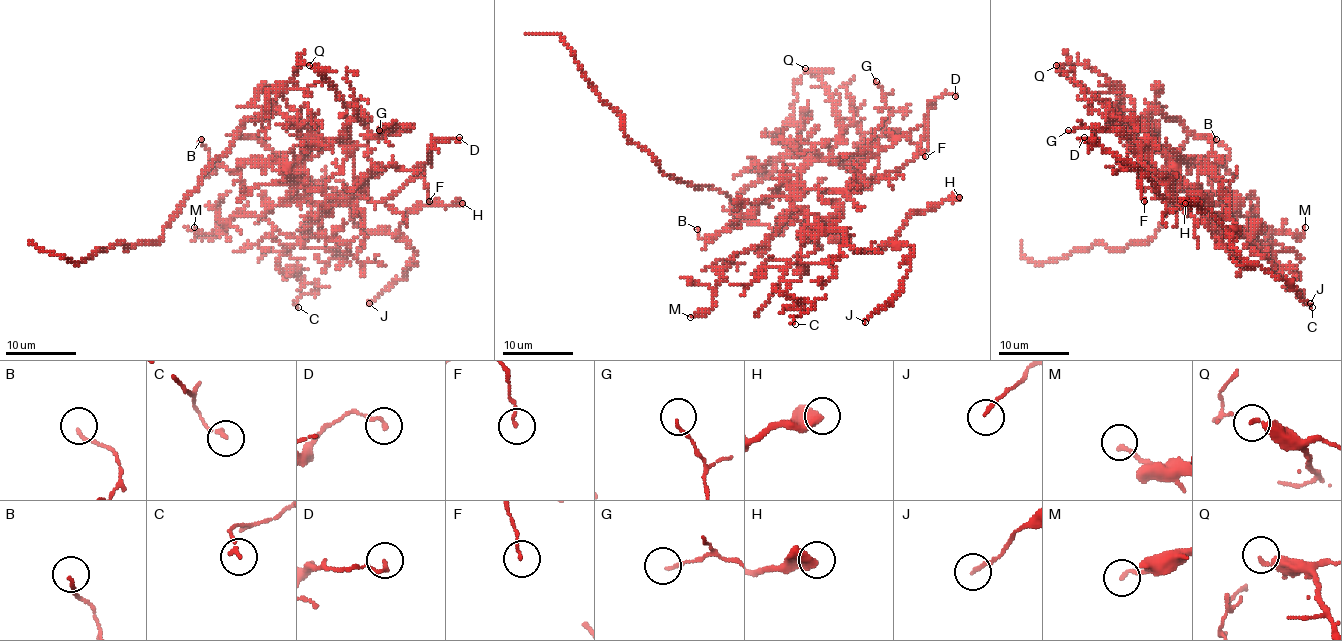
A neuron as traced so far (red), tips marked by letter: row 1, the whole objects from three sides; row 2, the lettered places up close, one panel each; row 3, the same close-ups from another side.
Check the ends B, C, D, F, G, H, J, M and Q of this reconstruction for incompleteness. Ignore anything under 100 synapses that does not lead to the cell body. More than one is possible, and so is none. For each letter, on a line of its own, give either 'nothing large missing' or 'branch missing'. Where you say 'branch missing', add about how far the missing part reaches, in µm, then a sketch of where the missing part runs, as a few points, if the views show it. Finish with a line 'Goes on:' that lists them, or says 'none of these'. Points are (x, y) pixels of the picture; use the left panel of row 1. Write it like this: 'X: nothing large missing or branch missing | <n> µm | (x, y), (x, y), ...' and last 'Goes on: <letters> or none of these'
B: nothing large missing
C: nothing large missing
D: nothing large missing
F: nothing large missing
G: nothing large missing
H: nothing large missing
J: nothing large missing
M: nothing large missing
Q: nothing large missing
Goes on: none of these

